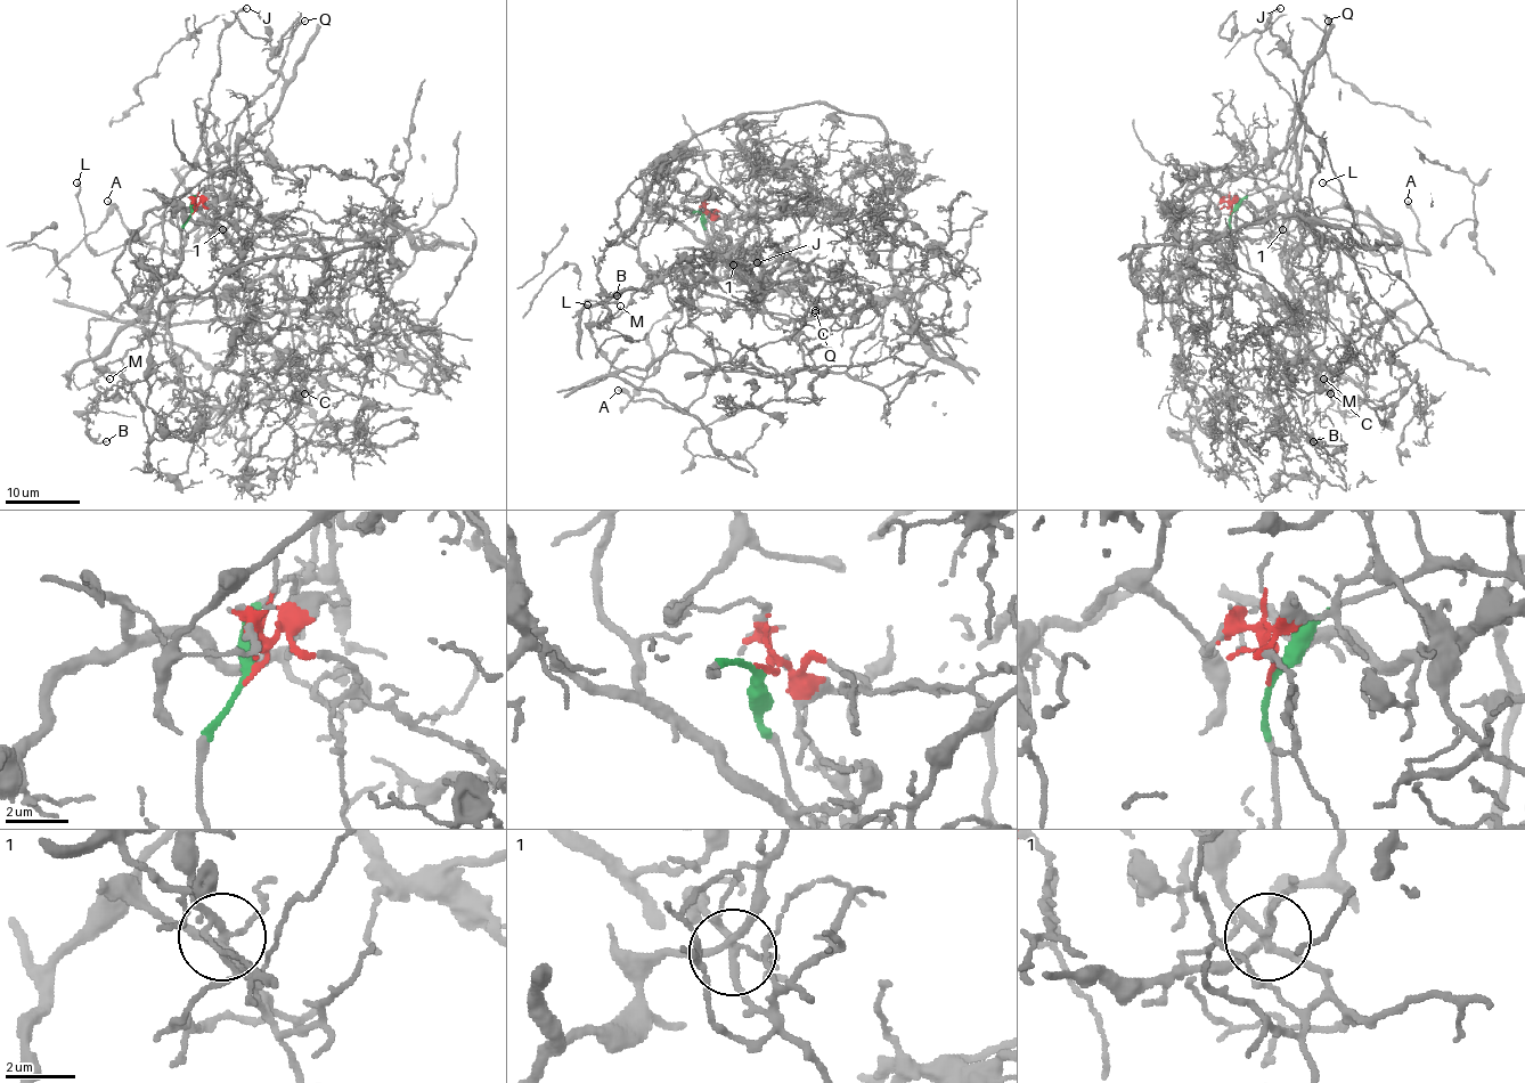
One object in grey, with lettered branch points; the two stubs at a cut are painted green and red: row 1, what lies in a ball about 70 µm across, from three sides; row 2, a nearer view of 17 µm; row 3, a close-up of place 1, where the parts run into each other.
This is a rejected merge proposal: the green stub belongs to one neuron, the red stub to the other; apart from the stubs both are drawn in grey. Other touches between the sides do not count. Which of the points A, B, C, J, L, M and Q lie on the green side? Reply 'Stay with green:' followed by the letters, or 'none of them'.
Stay with green: A, J, L, M, Q

